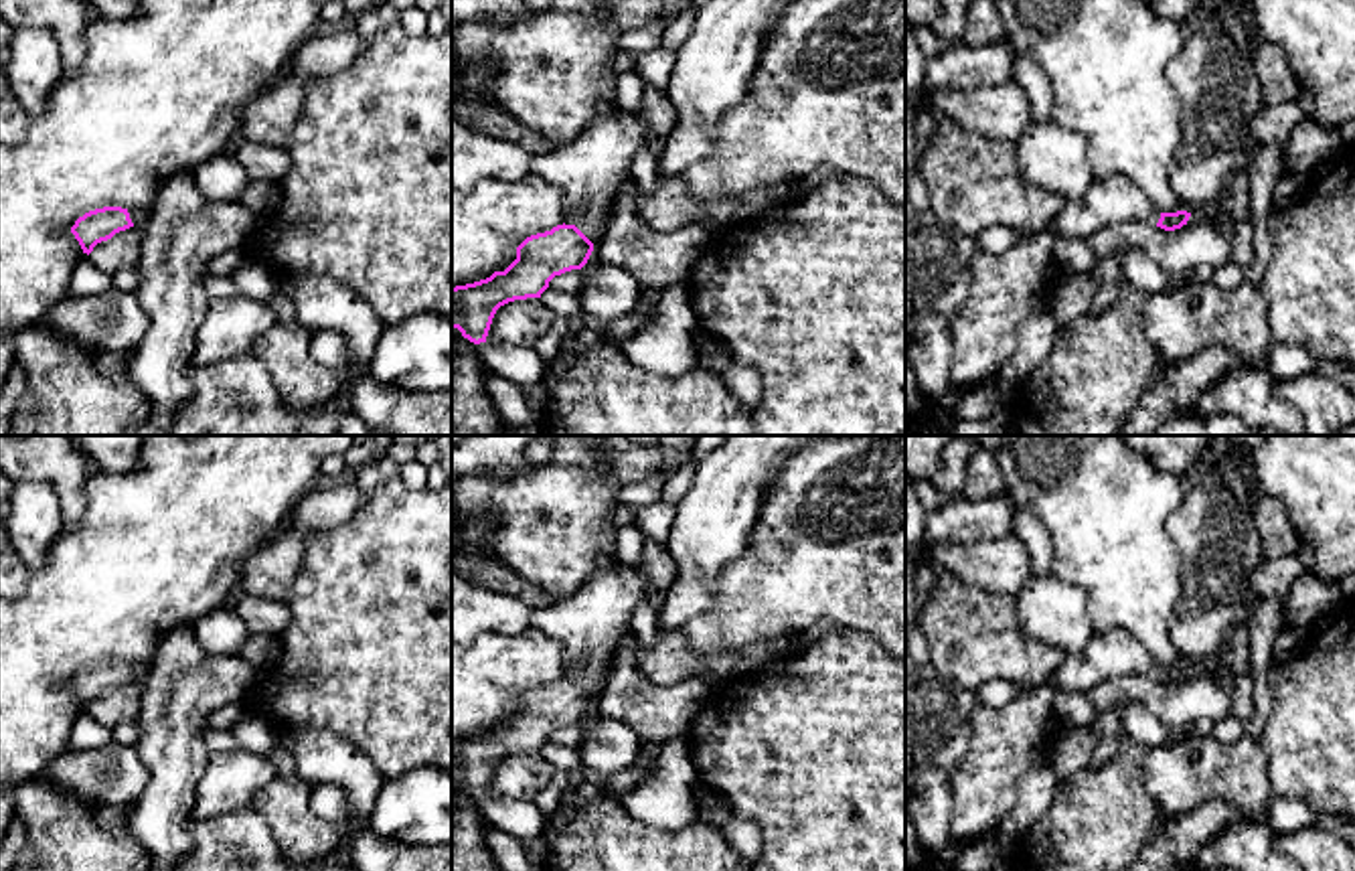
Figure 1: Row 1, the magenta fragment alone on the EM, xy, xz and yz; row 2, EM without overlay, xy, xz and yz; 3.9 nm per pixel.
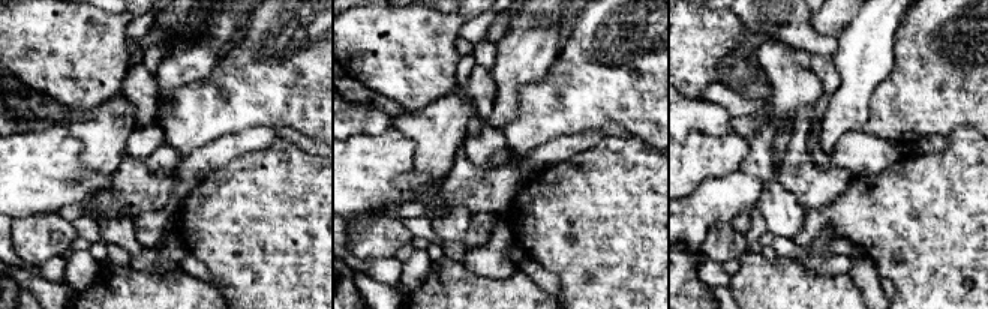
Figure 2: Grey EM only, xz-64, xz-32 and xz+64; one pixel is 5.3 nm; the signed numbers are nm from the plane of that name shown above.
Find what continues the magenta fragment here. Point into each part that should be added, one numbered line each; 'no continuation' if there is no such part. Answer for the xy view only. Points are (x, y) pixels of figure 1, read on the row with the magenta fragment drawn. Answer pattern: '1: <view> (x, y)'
1: xy (138, 217)

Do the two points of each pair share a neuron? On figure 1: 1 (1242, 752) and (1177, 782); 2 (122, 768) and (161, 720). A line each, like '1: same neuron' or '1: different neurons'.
1: same neuron
2: different neurons

